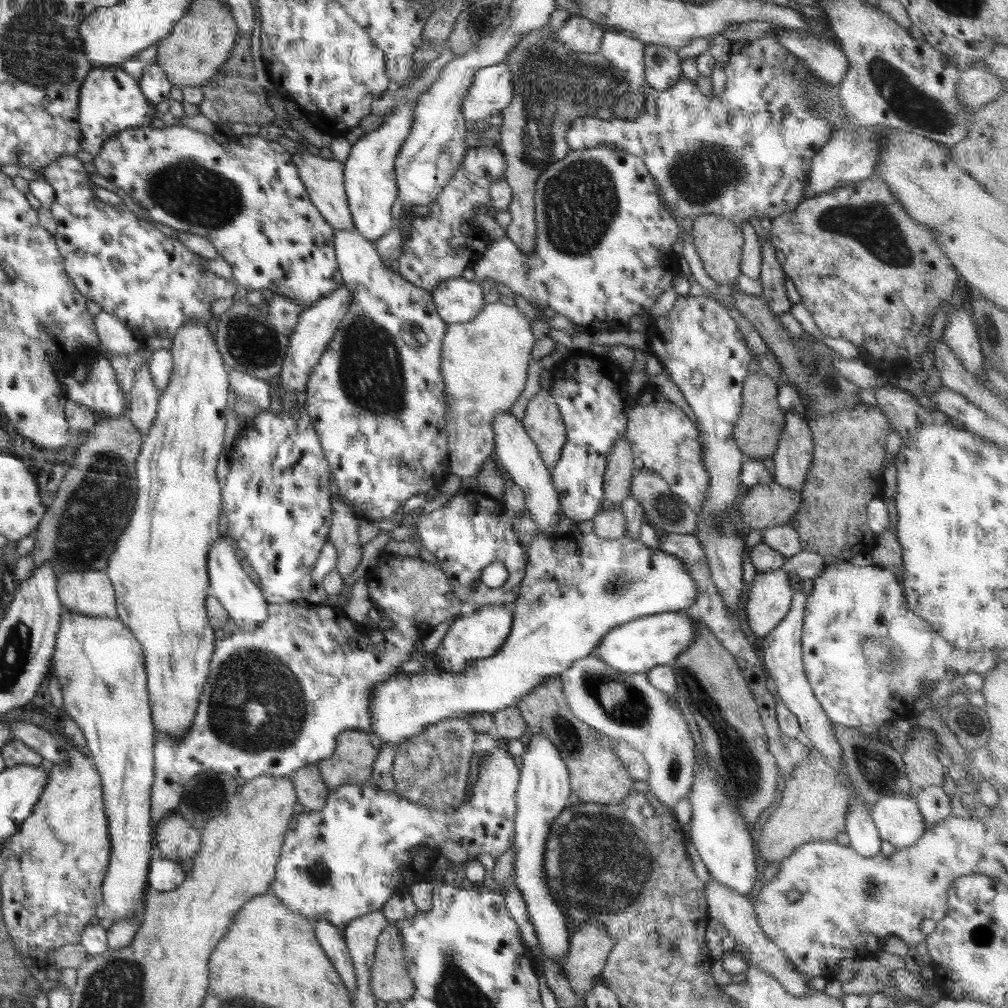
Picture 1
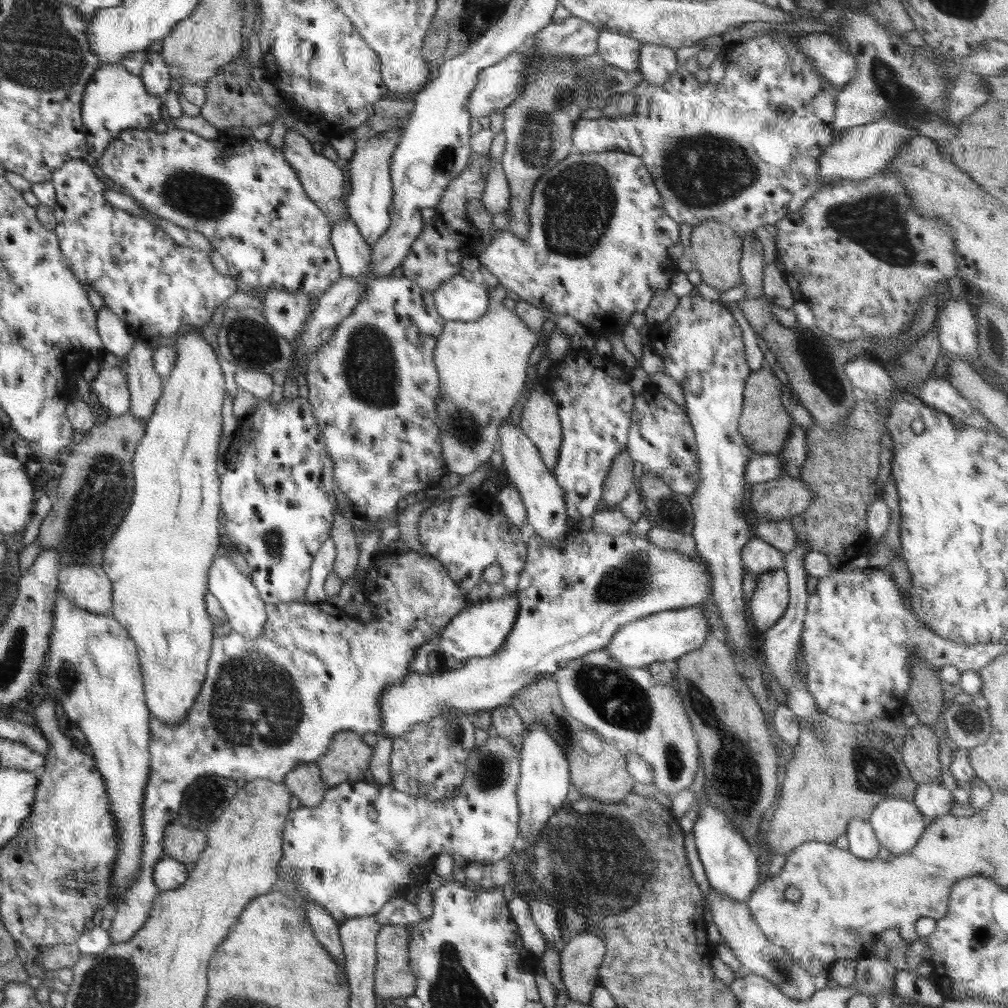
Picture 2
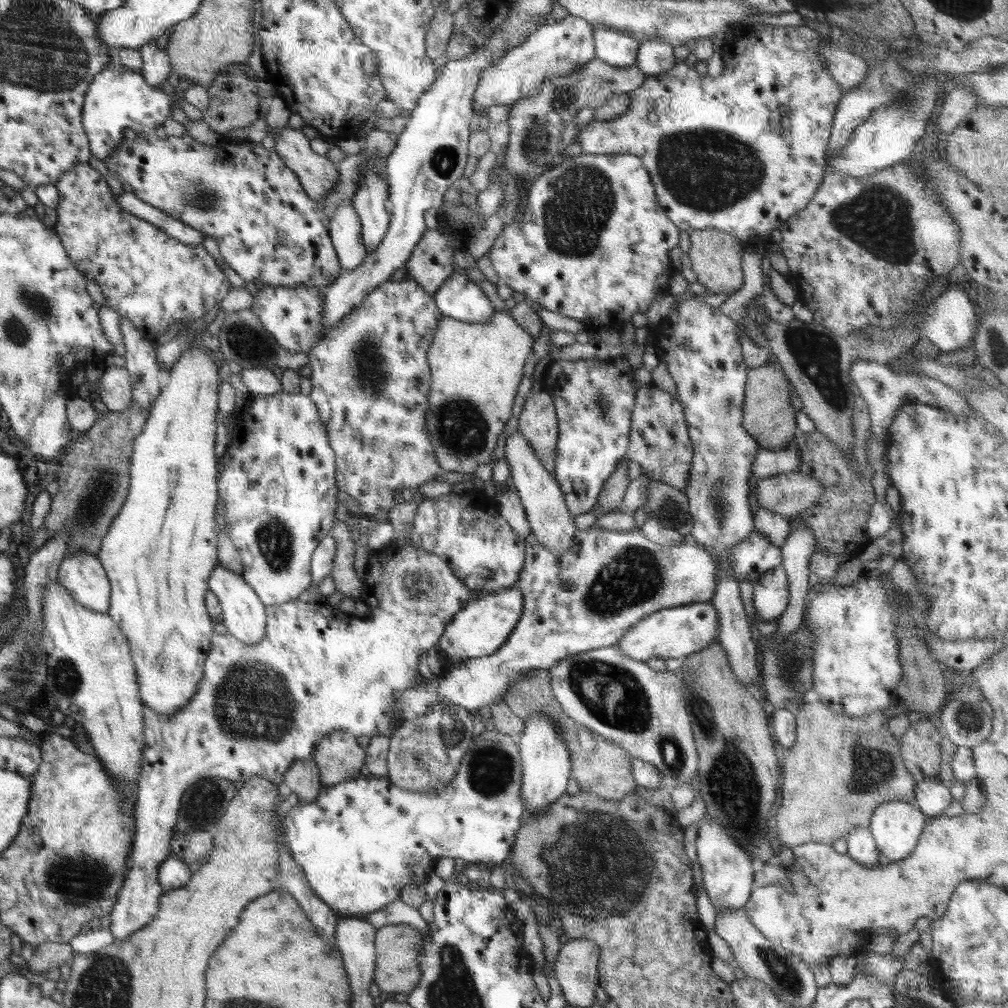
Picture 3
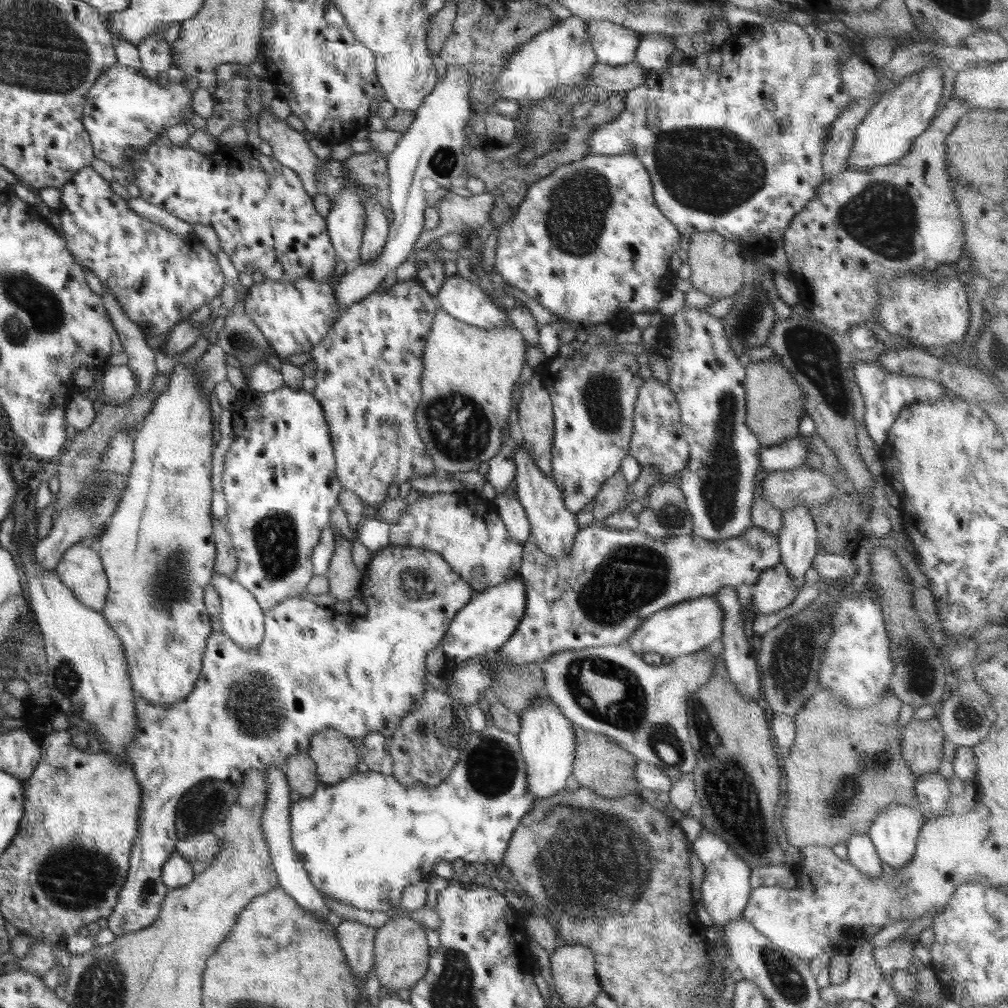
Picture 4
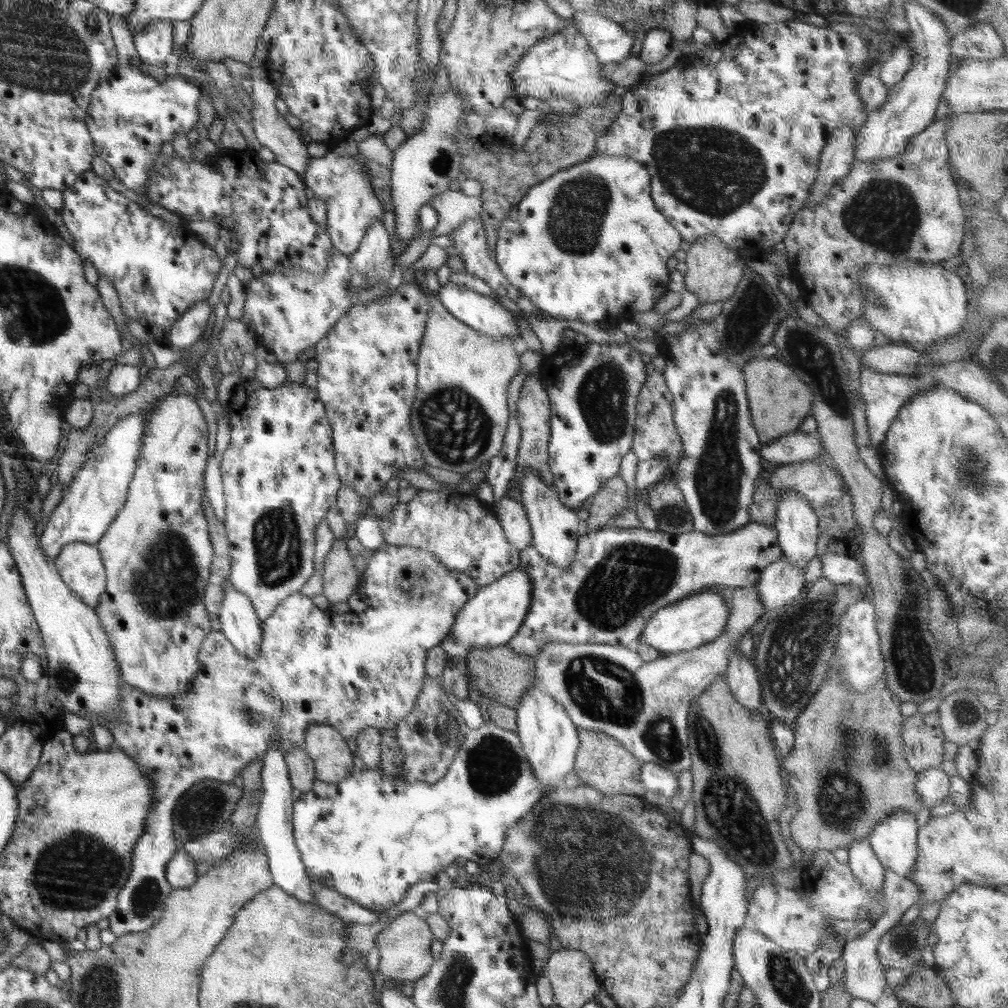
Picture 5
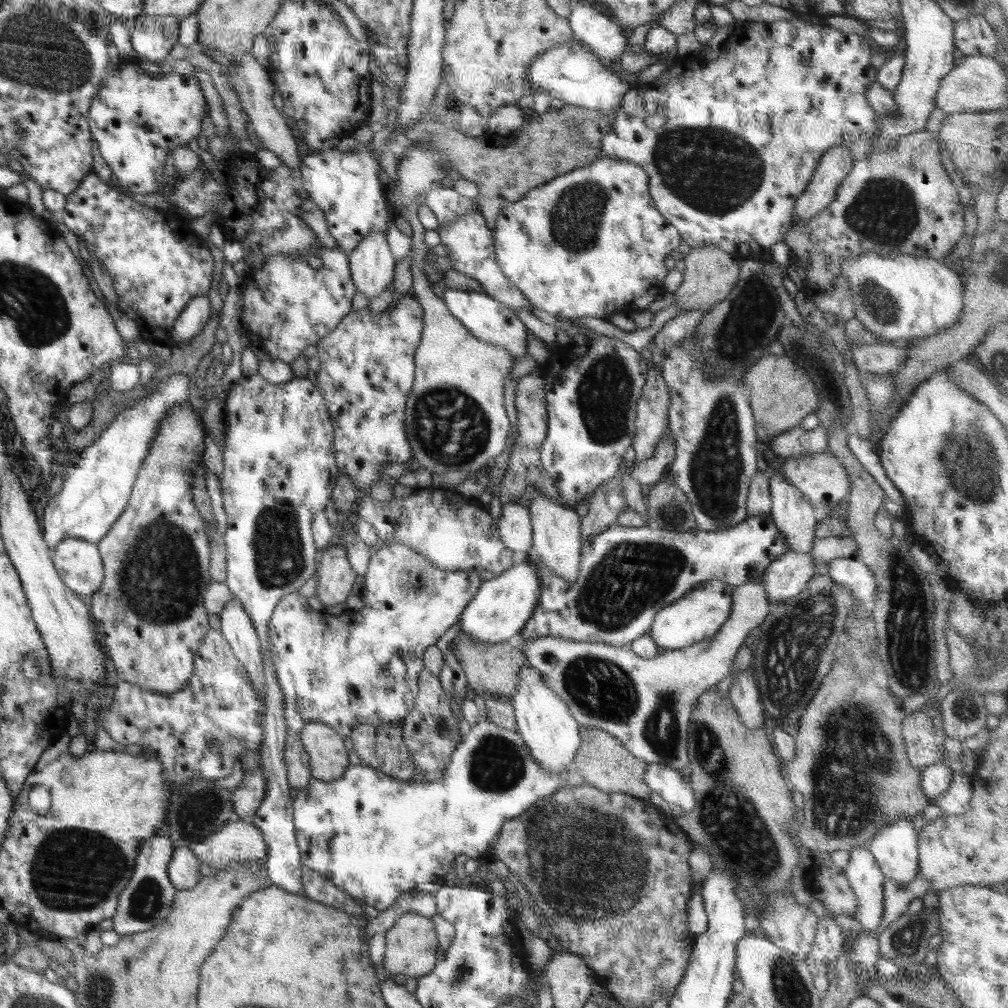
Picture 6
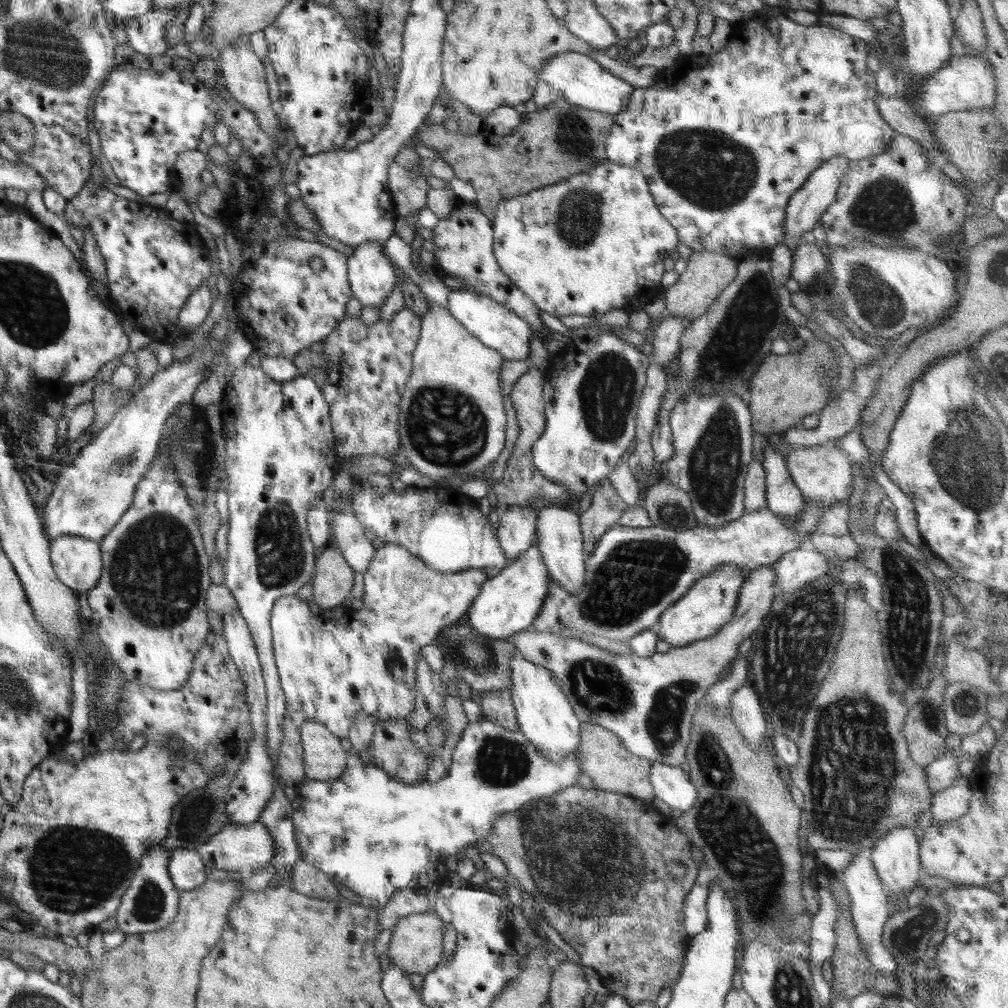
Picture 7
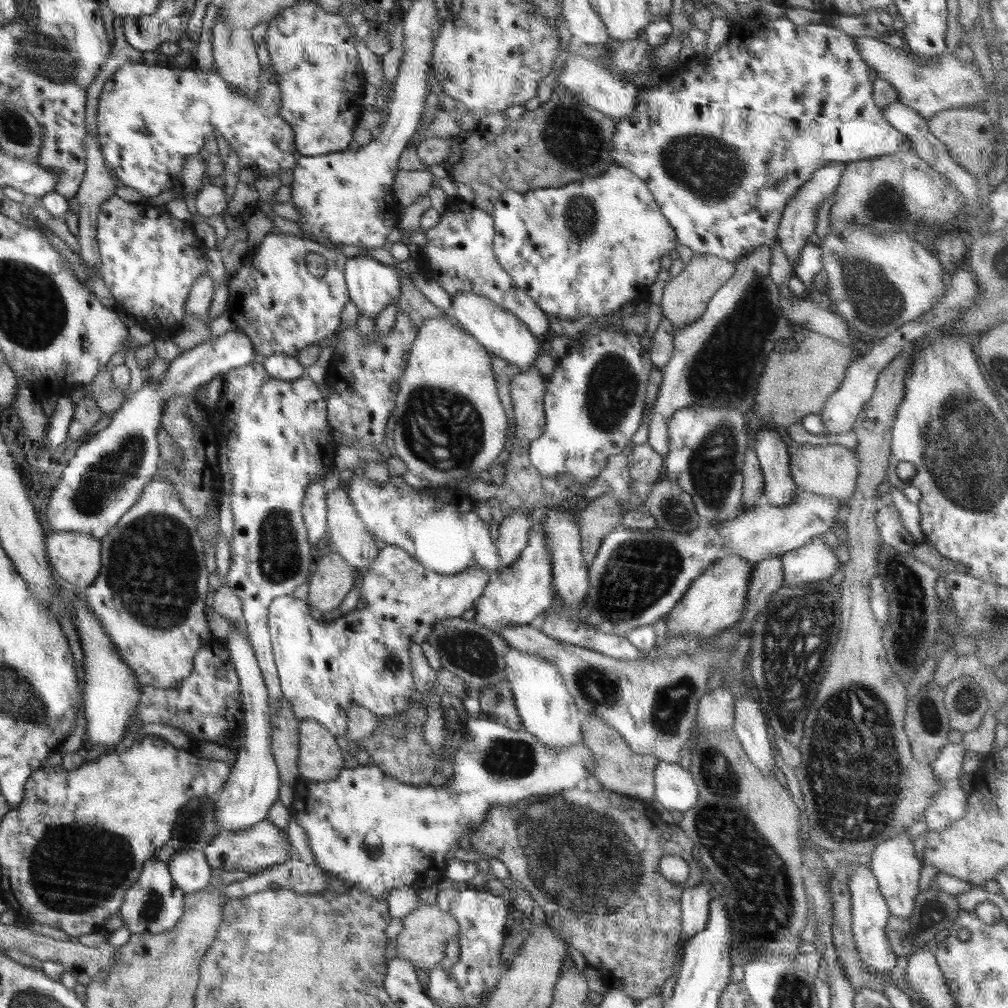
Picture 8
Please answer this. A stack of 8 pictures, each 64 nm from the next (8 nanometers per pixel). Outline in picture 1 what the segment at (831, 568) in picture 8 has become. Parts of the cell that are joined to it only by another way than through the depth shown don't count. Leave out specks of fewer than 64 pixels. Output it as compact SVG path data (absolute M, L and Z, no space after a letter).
M785 571L758 572L749 586L746 600L746 620L756 638L765 638L788 614L793 588Z

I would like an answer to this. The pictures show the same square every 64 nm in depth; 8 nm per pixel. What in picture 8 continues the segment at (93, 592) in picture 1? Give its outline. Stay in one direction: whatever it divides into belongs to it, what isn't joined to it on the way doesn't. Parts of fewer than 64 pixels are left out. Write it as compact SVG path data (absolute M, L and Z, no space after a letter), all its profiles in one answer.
M59 530L48 538L49 559L62 580L82 591L97 580L102 565L99 539L74 530Z

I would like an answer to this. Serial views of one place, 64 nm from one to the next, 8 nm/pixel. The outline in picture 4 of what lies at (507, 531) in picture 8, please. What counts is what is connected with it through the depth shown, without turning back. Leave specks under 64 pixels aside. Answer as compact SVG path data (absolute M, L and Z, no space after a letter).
M511 490L496 496L494 504L497 506L498 516L500 516L500 520L504 521L511 538L520 544L524 544L528 538L532 538L531 526L524 507Z

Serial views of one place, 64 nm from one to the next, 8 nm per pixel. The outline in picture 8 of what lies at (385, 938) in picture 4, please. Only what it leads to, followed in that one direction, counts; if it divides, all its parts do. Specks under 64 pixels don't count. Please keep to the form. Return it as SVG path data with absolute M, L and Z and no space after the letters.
M416 905L417 909L413 910L408 916L403 918L403 928L396 937L396 954L402 958L407 958L415 968L423 968L426 971L433 969L440 964L445 957L446 943L458 936L458 923L447 912L440 910L436 905Z

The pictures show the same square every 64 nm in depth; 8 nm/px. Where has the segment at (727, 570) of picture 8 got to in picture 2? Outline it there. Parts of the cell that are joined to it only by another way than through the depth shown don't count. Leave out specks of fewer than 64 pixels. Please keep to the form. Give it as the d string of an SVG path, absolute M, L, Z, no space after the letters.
M698 604L660 611L625 624L613 634L605 649L618 664L628 668L645 668L653 662L666 661L673 664L683 654L696 650L708 633L711 633L711 628L705 617L705 610Z

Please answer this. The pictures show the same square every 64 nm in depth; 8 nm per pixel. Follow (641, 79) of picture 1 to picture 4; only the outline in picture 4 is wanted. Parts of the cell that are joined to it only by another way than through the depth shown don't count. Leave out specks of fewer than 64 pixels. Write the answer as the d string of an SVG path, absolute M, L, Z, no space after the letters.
M585 20L585 23L598 62L618 66L635 60L640 40L632 30L609 20Z

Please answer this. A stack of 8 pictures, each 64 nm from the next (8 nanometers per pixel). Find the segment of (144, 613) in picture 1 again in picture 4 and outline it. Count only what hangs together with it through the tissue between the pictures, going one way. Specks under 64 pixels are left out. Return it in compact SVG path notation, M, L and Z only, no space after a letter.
M180 363L174 368L170 384L158 395L149 415L135 432L135 460L128 474L128 488L104 534L95 542L109 579L108 600L101 613L125 648L133 690L160 706L176 704L193 692L202 670L207 638L213 633L212 617L203 601L204 589L214 576L216 558L210 518L213 424L210 398L196 385L194 371Z

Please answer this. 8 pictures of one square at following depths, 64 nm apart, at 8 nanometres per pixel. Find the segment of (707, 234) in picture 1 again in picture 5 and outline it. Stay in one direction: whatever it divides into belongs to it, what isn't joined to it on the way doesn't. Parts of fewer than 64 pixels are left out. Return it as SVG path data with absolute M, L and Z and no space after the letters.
M707 236L698 238L690 245L686 256L688 270L684 276L686 291L693 293L699 306L704 304L723 303L734 295L736 287L743 278L745 261L738 258L736 250L730 250L728 245L722 244L717 238Z

